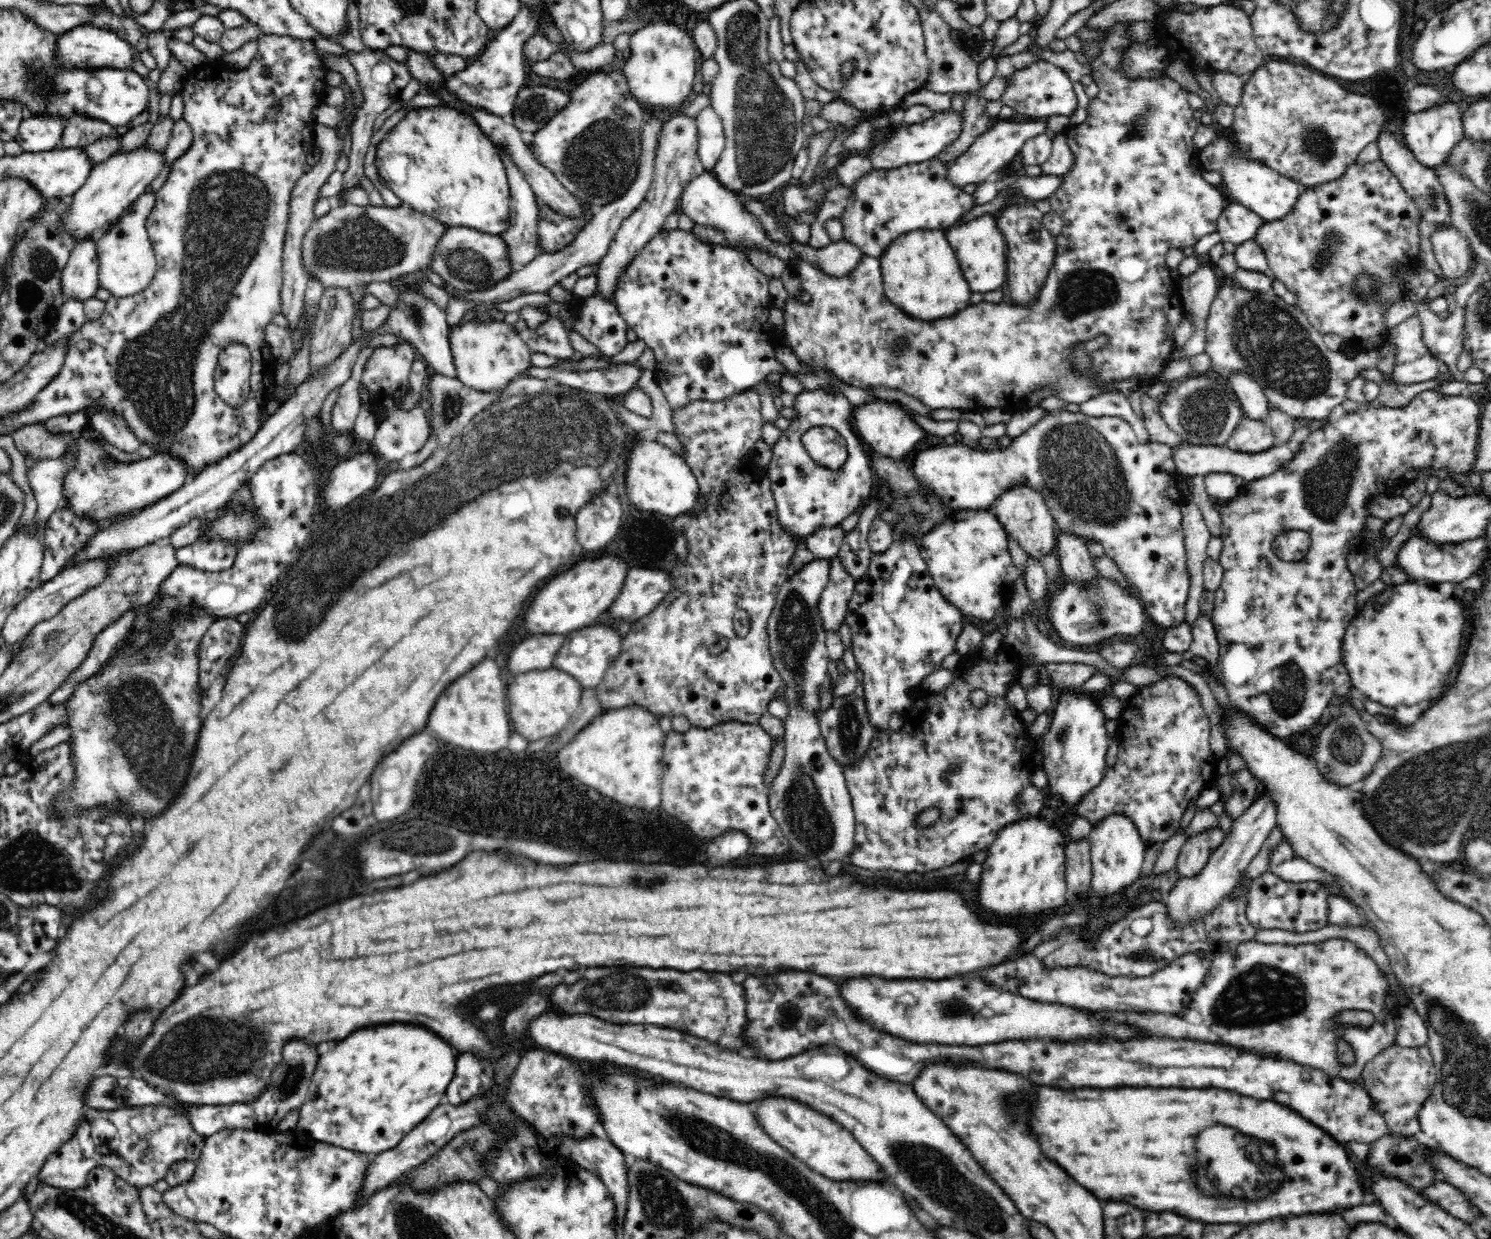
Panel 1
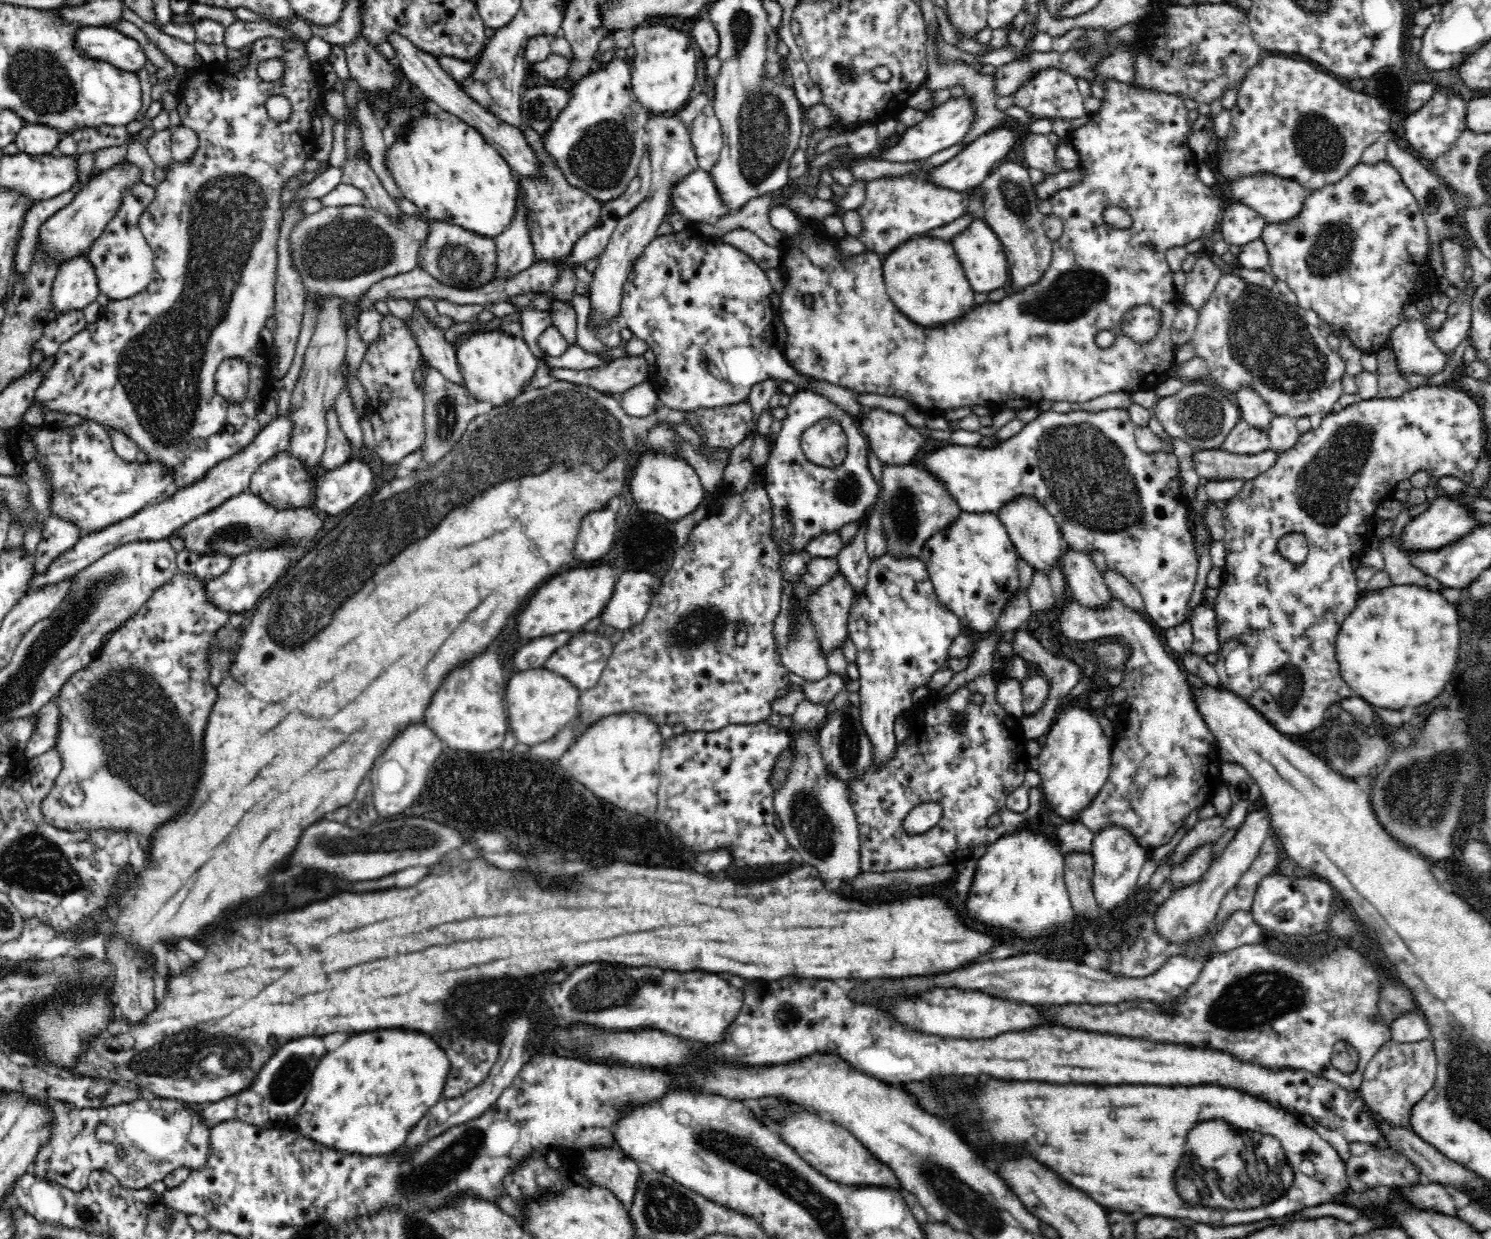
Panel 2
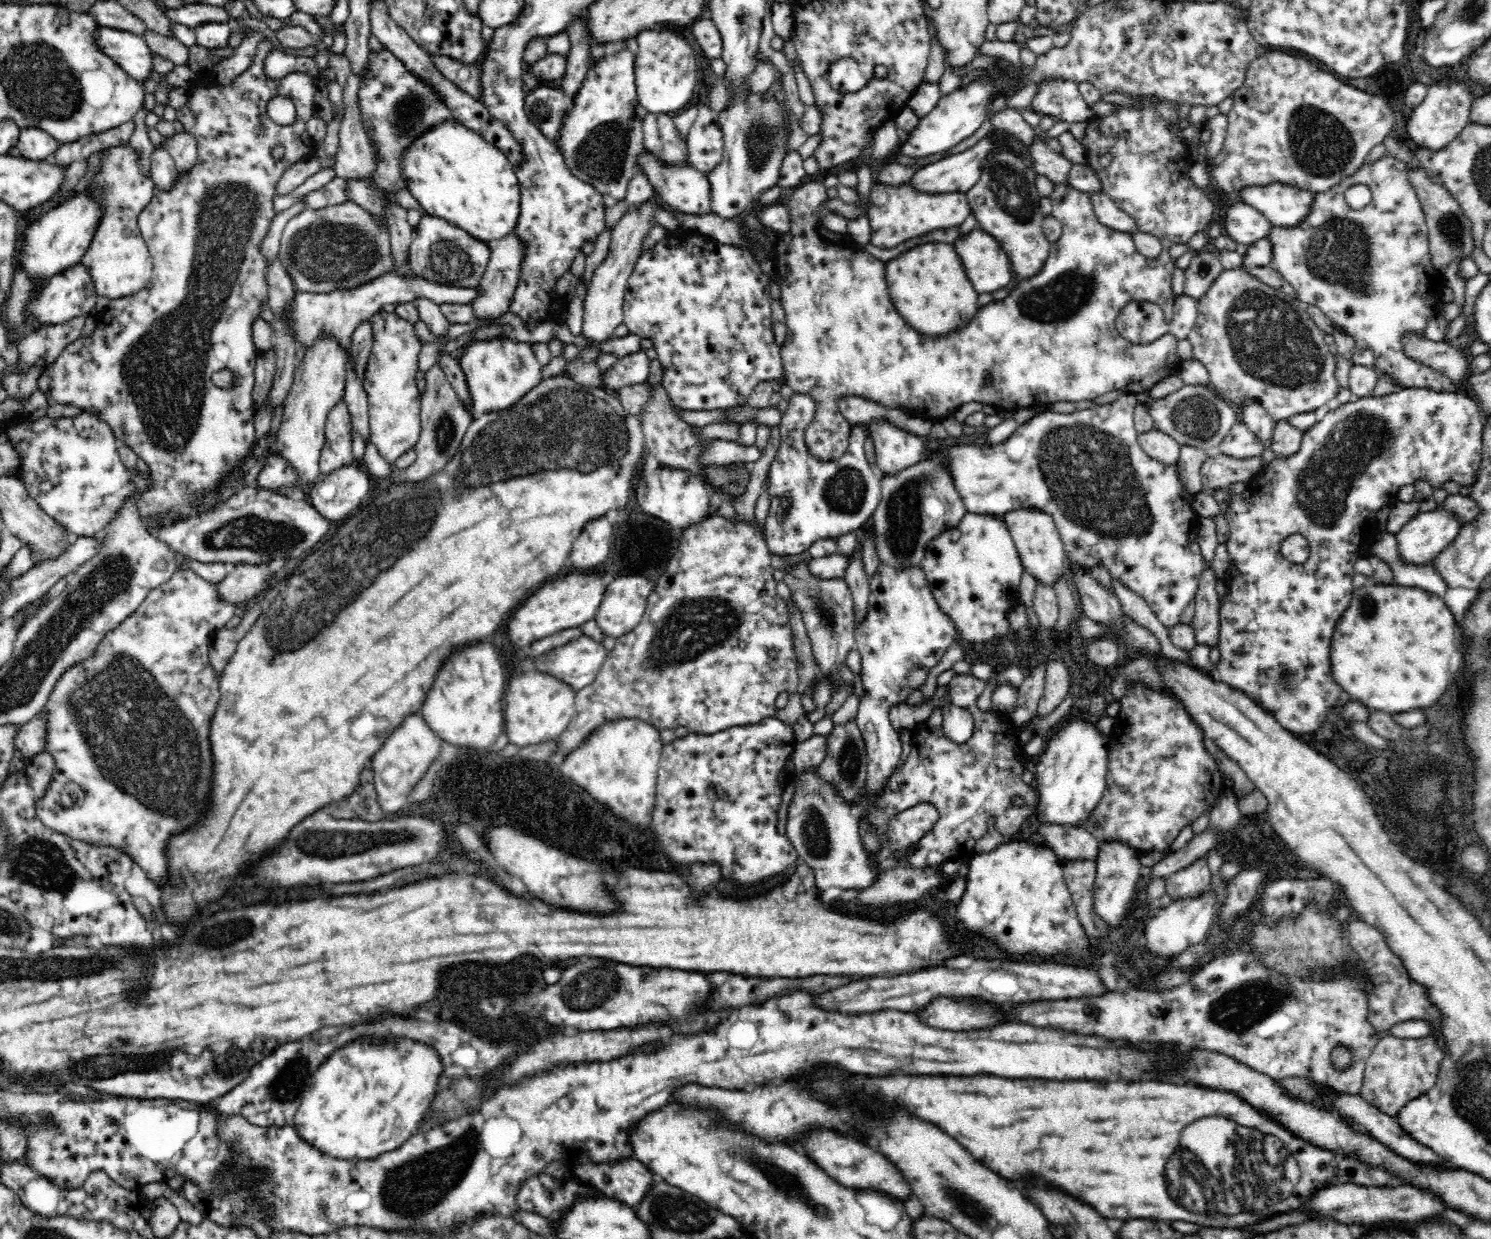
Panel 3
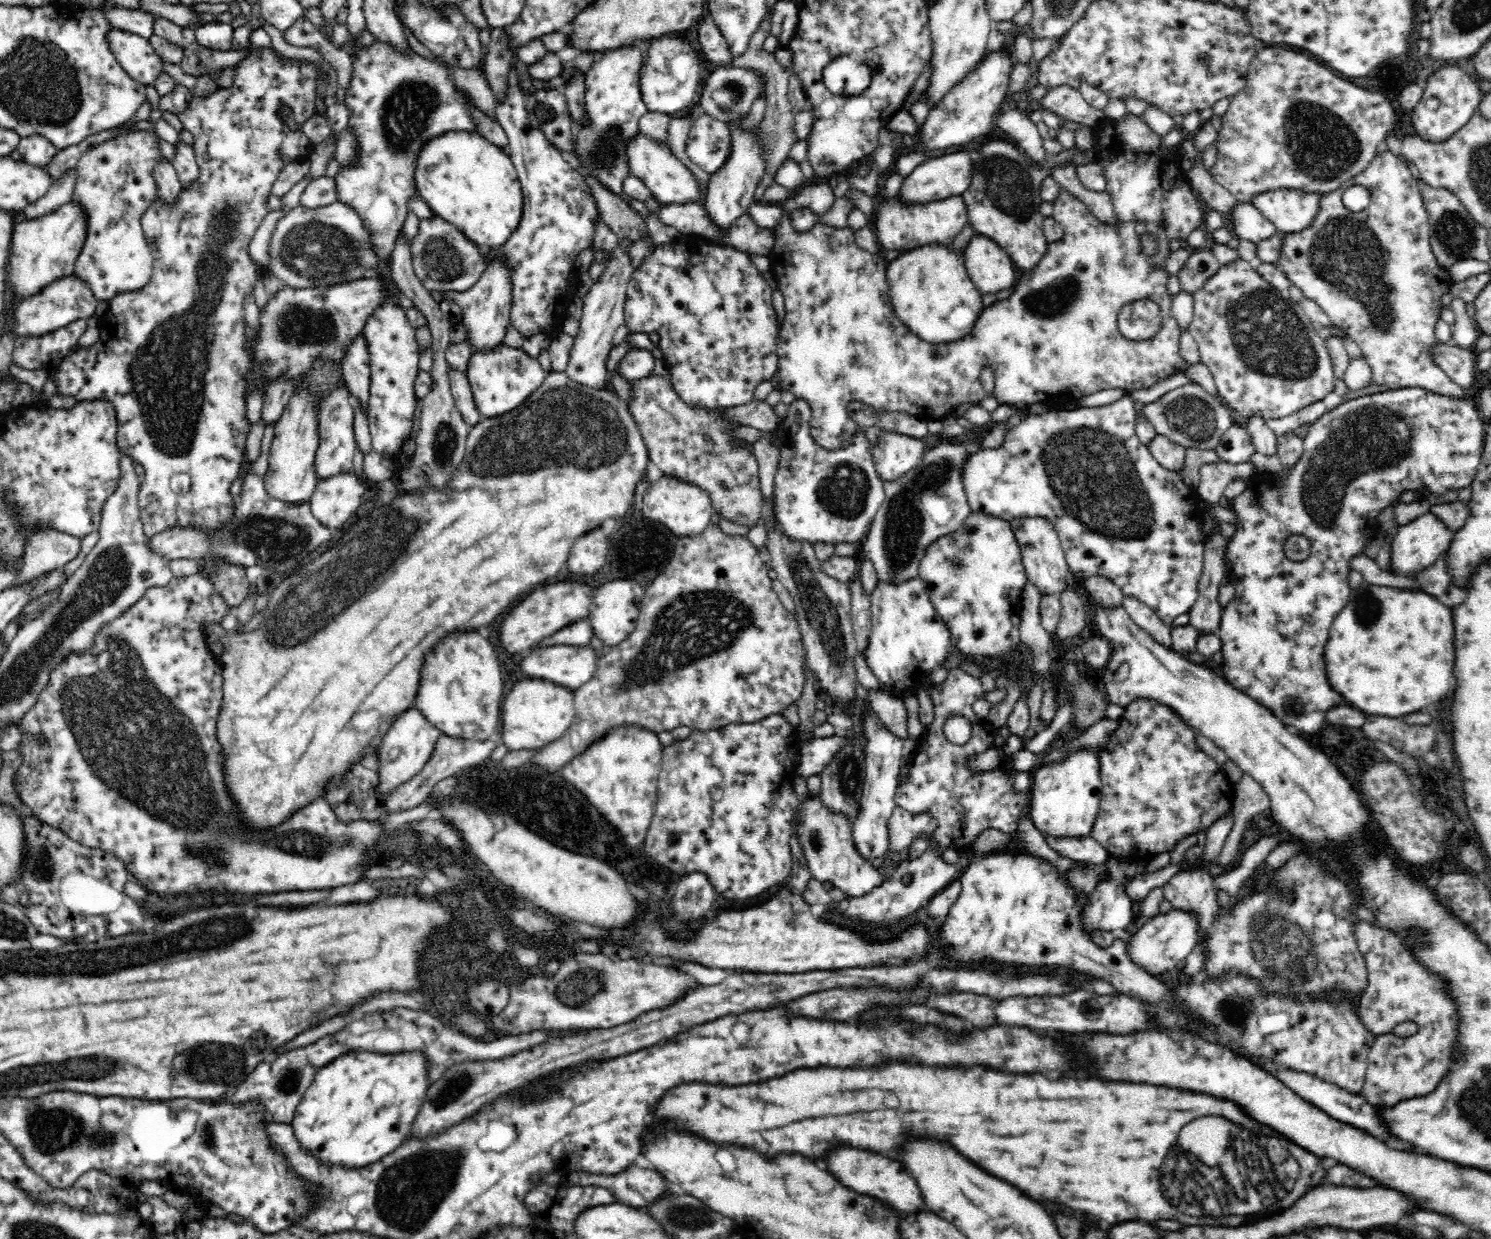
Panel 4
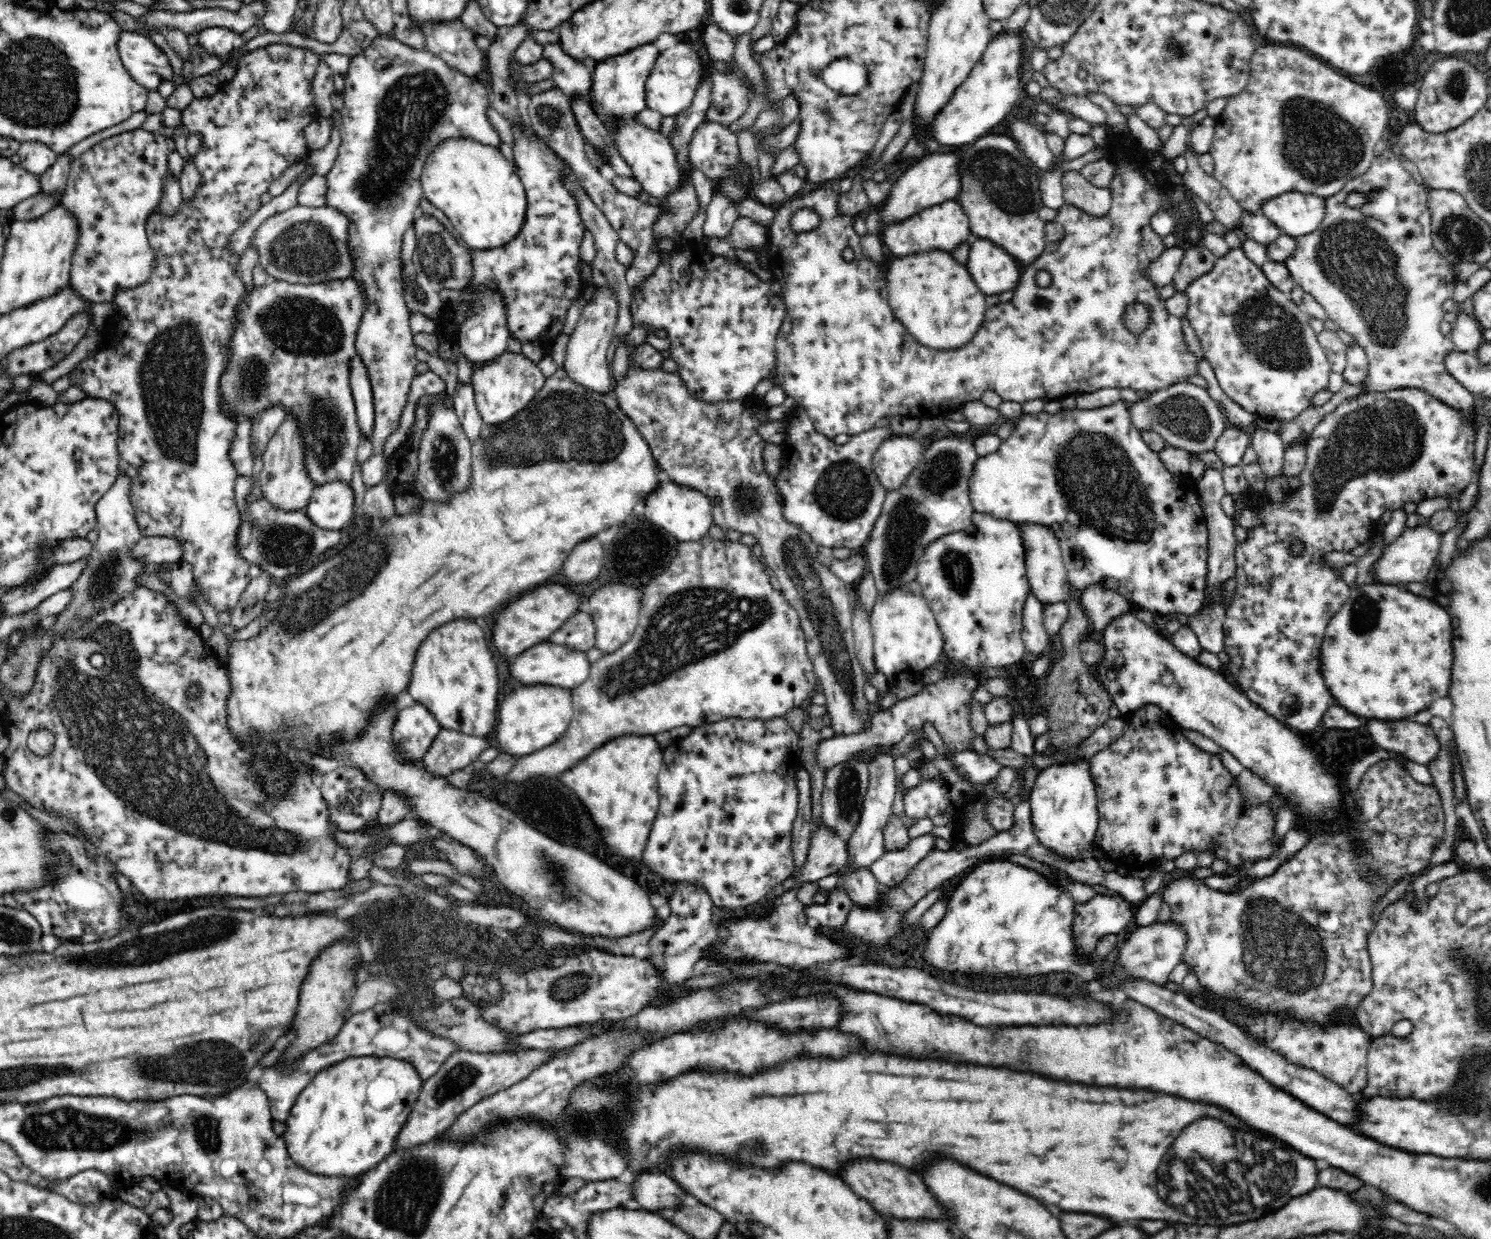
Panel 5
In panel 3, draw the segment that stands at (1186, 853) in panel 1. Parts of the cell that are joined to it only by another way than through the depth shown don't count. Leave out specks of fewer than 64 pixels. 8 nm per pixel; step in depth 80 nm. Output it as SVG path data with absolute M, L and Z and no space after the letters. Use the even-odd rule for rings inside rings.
M1202 856L1192 862L1186 869L1174 872L1166 883L1167 893L1172 901L1184 899L1185 897L1194 897L1204 890L1210 888L1212 883L1212 872L1208 867L1207 856Z

